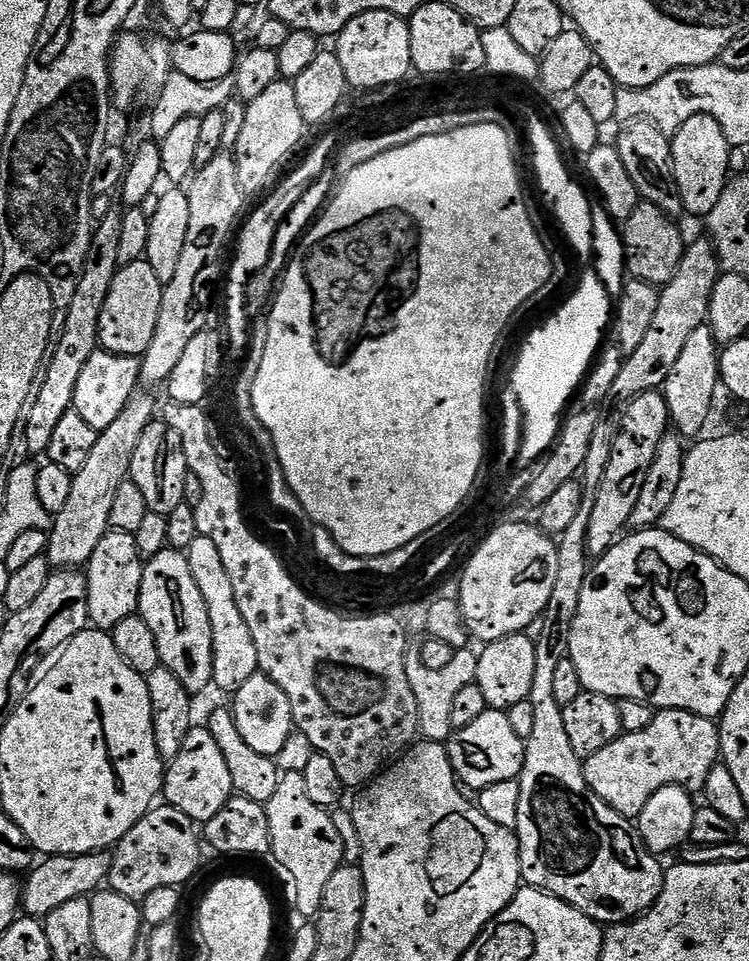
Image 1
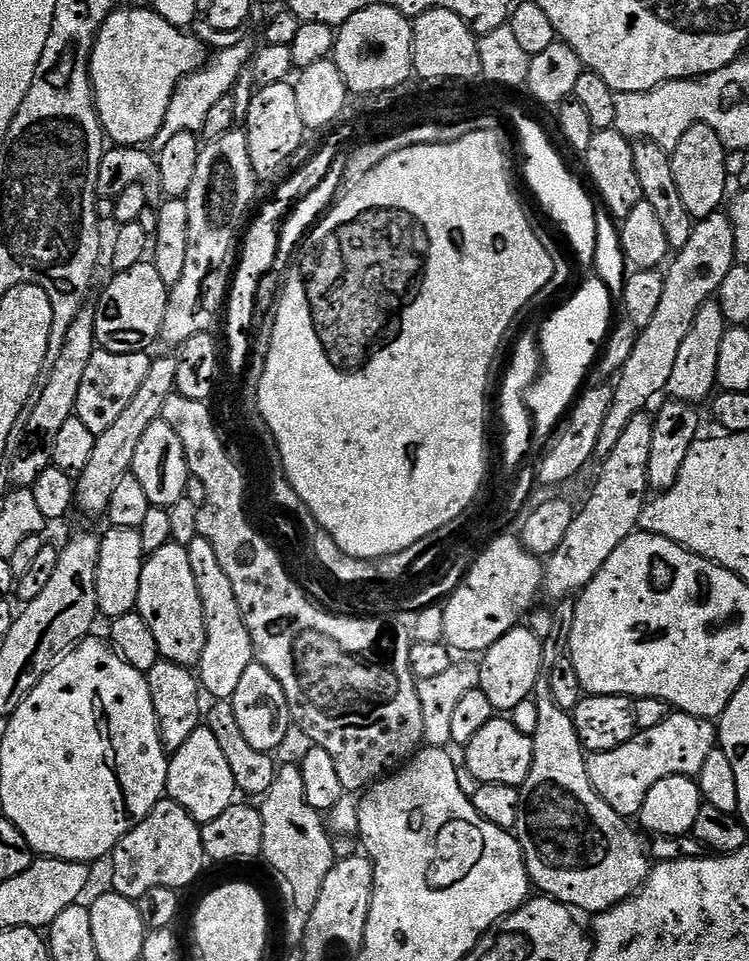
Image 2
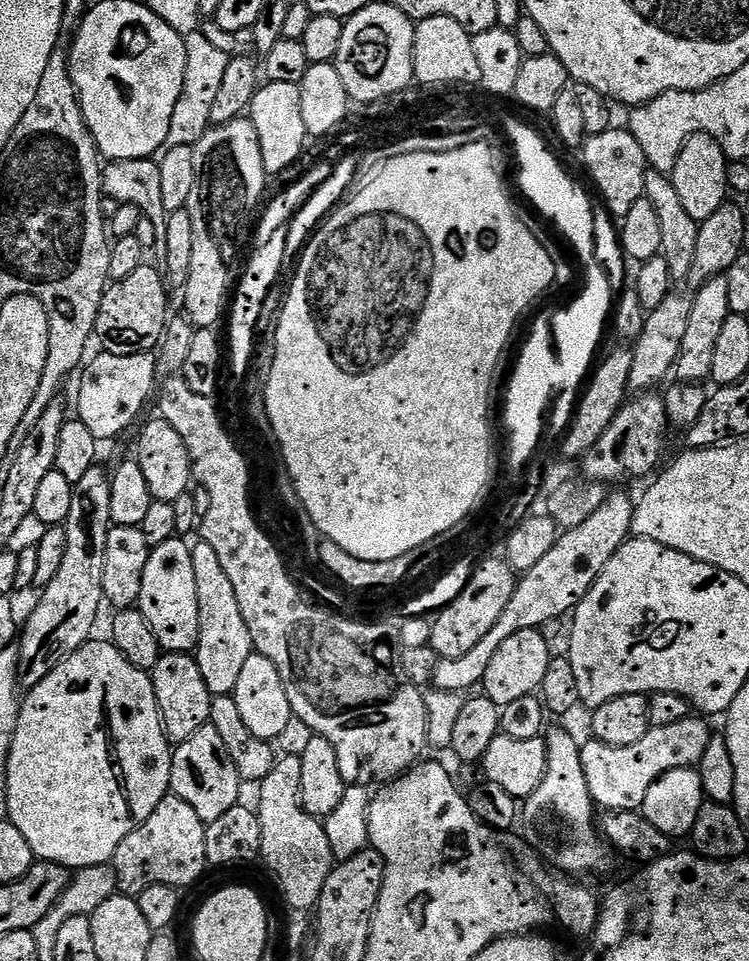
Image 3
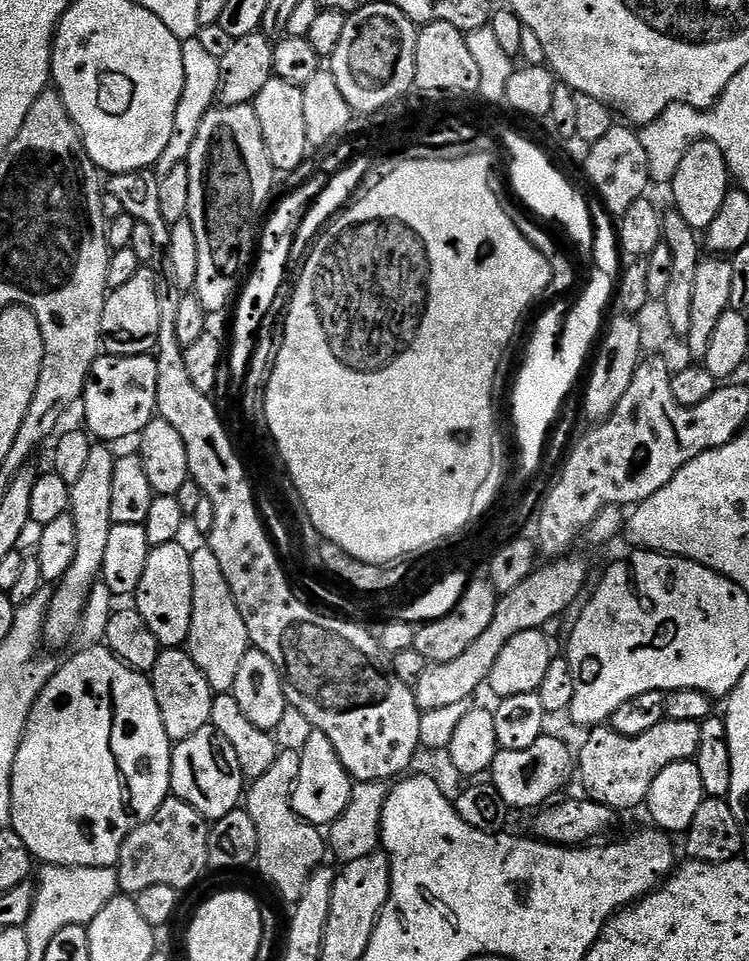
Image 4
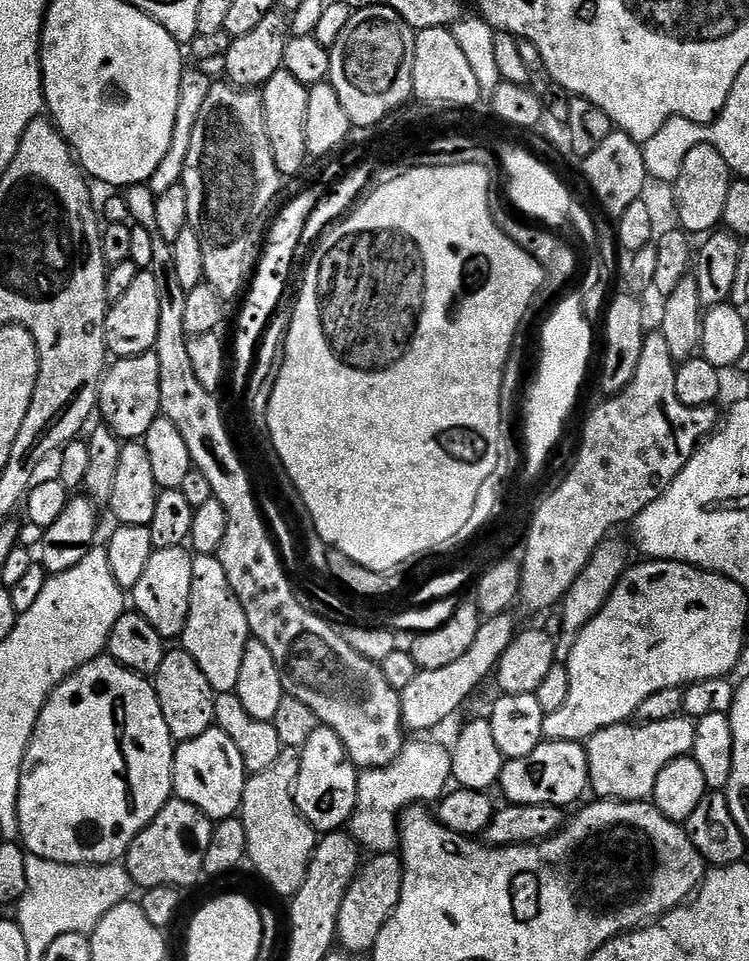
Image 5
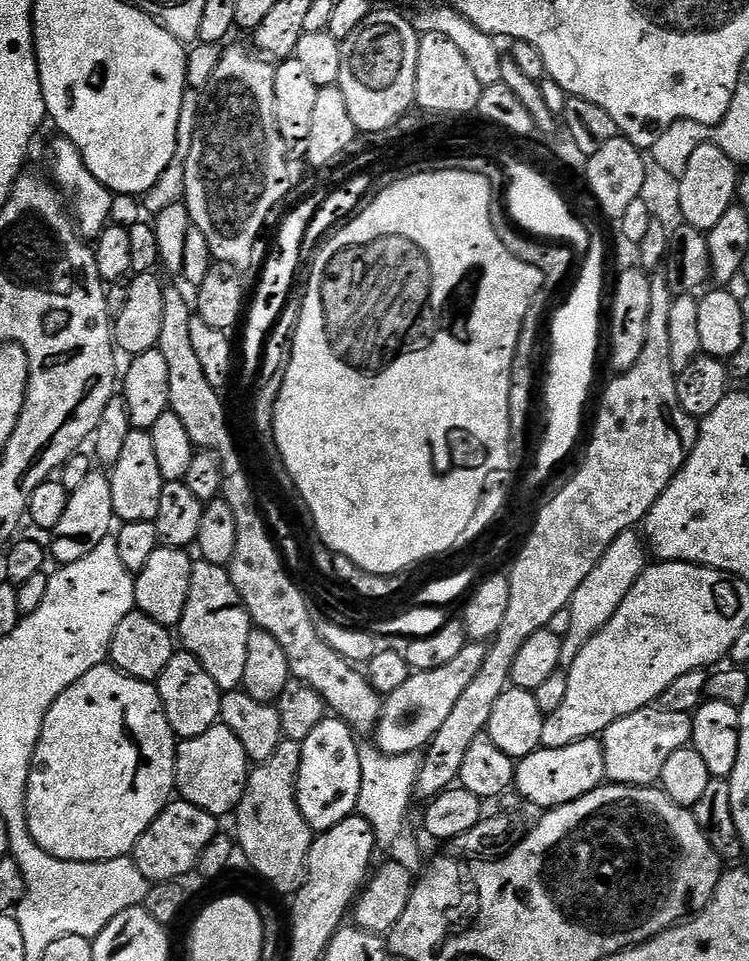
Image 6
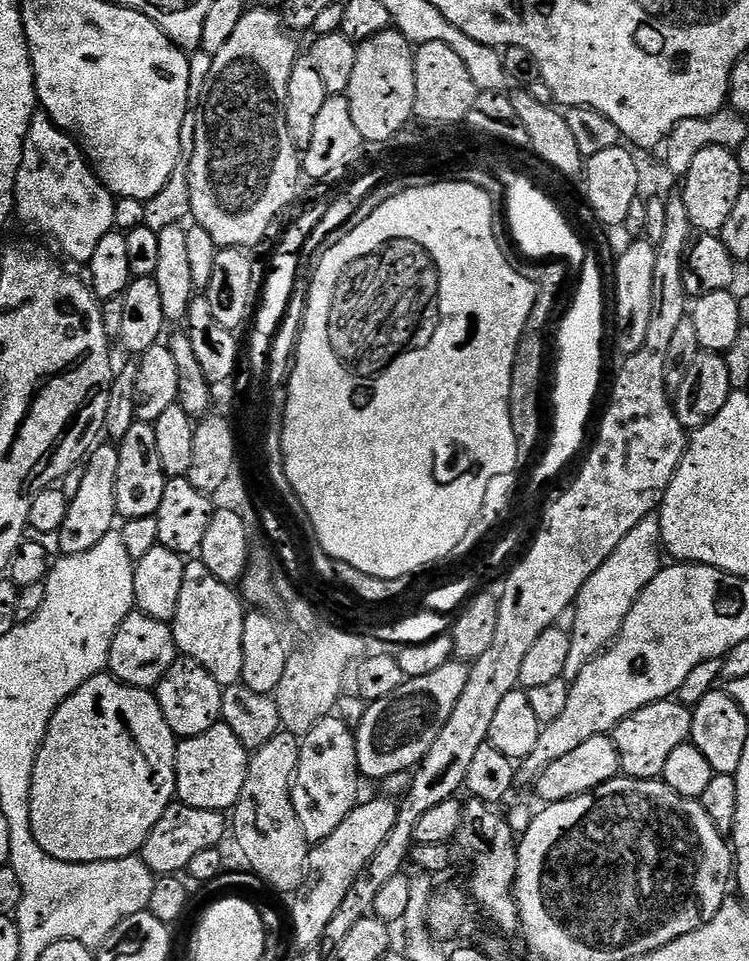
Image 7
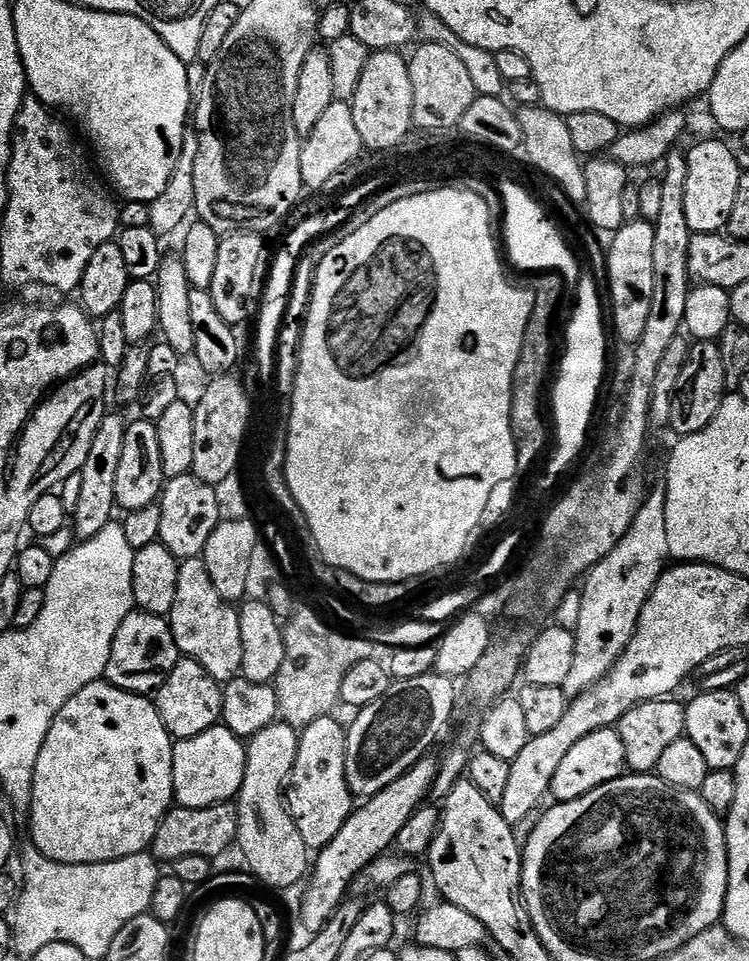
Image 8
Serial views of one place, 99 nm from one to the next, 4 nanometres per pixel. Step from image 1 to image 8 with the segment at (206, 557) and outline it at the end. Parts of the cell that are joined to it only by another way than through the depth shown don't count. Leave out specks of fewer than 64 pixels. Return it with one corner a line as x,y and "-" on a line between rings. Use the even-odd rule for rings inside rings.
203,559
185,560
178,570
178,594
174,597
174,610
170,617
172,633
181,657
198,662
210,678
214,678
221,686
240,676
242,666
242,634
238,630
239,611
229,601
214,590
214,582
210,582
210,574
206,570

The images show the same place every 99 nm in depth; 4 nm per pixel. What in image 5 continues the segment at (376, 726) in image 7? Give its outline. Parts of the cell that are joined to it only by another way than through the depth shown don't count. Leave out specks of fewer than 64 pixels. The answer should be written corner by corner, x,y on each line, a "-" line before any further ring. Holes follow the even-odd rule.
511,615
489,616
483,621
478,630
478,638
474,638
470,650
458,658
458,662
450,662
450,666
442,666
438,670
426,670
419,672
406,686
406,690
400,693
400,705
402,706
402,718
405,729
412,734
428,734
431,728
439,726
443,720
448,720
472,695
476,687
484,679
491,677
496,670
496,664
502,658
506,646
510,646
518,625
511,620

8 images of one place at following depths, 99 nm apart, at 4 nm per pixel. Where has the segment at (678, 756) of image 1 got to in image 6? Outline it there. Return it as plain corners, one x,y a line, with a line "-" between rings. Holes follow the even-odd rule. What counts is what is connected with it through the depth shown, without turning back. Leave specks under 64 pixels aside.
649,706
615,720
599,737
599,742
603,752
604,774
611,783
646,788
659,781
666,761
674,750
691,745
692,717

